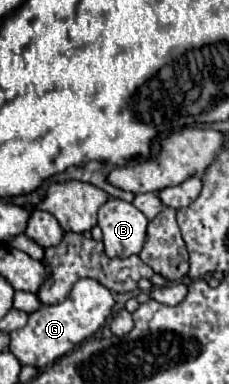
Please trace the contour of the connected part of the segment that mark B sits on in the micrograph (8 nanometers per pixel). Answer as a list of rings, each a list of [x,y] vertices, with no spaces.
[[[109,198],[99,208],[99,226],[103,230],[105,254],[109,258],[127,258],[139,254],[145,242],[149,220],[131,202]]]

